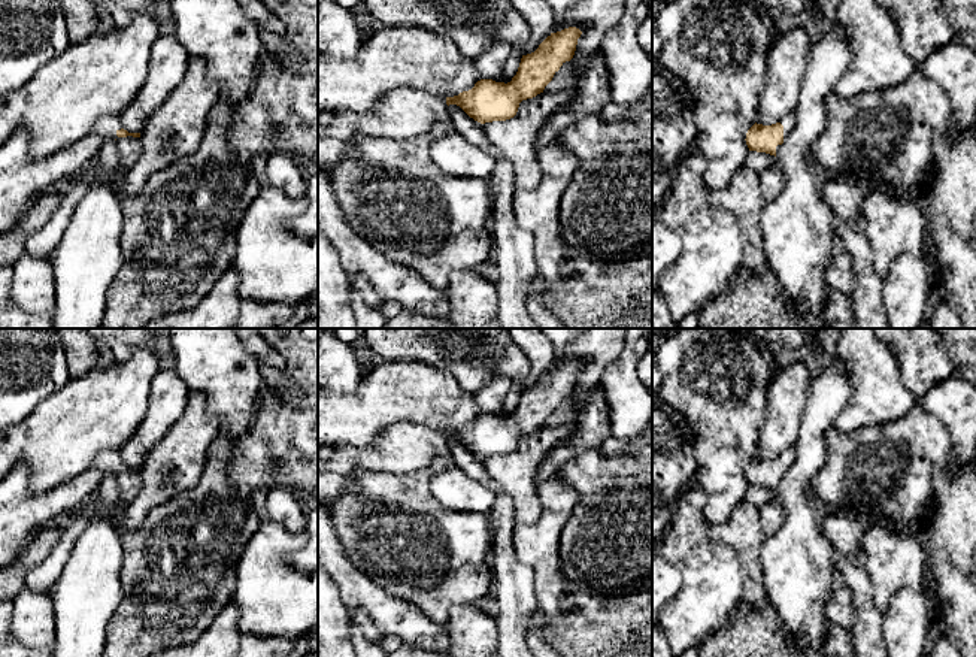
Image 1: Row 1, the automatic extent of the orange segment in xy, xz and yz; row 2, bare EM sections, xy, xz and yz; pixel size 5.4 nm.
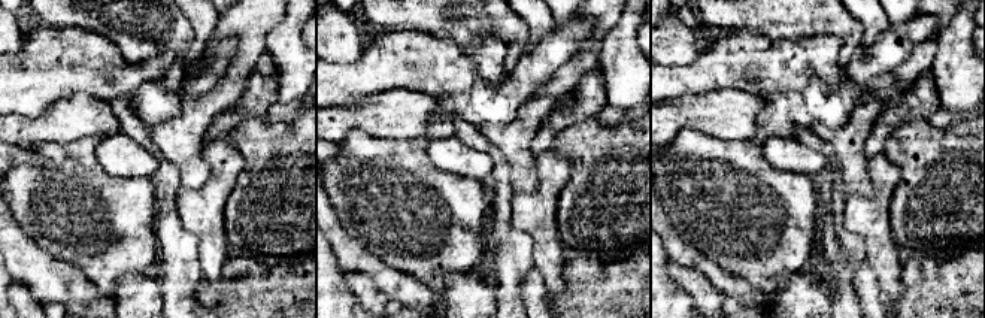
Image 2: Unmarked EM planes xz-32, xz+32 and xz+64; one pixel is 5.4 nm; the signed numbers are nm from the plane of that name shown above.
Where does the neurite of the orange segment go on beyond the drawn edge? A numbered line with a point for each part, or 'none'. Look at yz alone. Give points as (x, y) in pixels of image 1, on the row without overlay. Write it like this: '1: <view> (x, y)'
1: yz (788, 457)

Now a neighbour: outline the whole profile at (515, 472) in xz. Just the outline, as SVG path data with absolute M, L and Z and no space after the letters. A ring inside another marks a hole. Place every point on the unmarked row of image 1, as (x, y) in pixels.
M578 414L561 426L543 426L522 435L513 452L482 458L487 472L513 502L515 523L534 524L542 515L537 472L543 458L572 436Z

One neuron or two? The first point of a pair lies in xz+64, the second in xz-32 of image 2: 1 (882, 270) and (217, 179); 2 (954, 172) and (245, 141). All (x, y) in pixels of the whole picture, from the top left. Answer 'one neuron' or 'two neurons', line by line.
1: one neuron
2: one neuron

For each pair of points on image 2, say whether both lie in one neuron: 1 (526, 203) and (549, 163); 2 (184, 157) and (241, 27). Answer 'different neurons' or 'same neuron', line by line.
1: same neuron
2: same neuron

